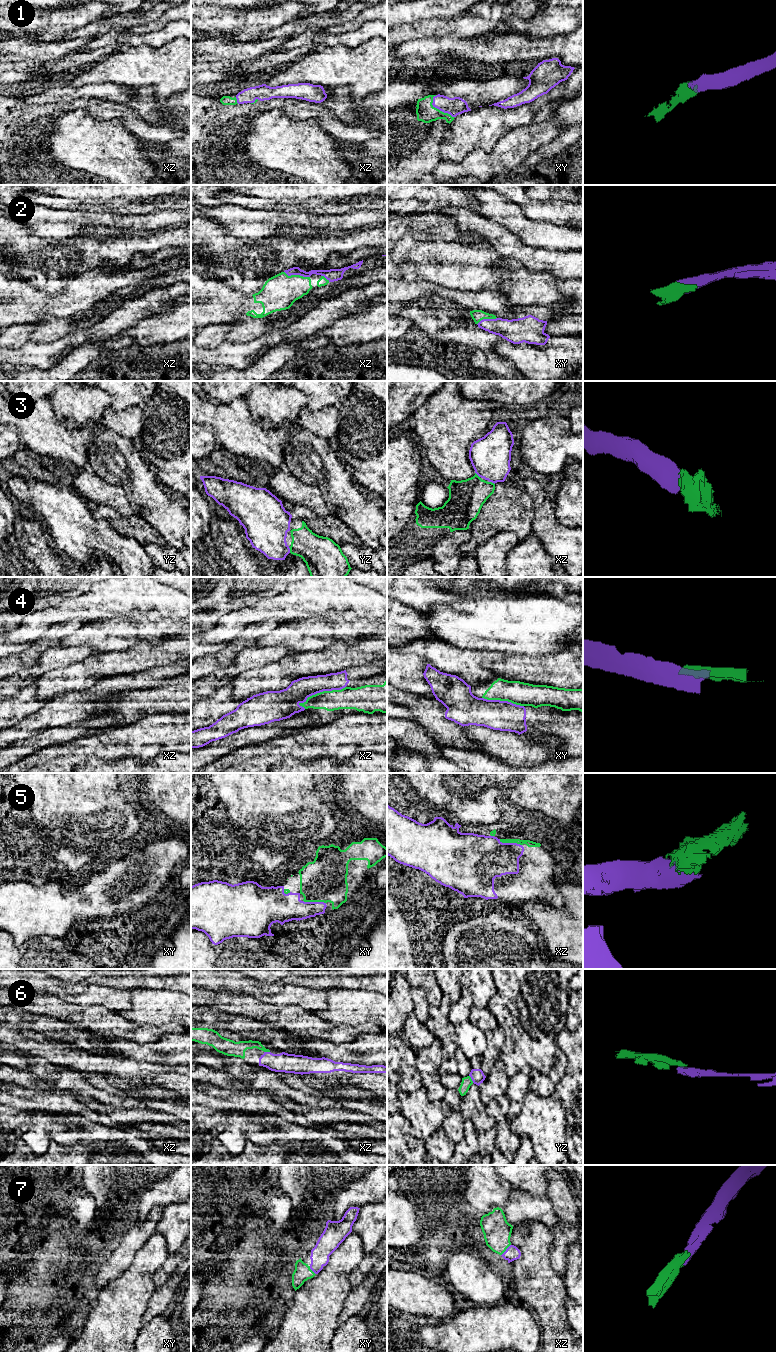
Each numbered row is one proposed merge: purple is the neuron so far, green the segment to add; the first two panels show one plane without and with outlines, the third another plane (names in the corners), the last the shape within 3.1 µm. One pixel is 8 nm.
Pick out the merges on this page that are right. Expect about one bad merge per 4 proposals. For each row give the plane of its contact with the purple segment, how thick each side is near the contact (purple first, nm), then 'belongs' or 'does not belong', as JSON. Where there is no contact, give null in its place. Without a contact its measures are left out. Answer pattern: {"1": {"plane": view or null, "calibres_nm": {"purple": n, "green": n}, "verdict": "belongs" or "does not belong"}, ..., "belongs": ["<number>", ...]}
{"1": {"plane": "xy", "calibres_nm": {"purple": 140, "green": 150}, "verdict": "belongs"}, "2": {"plane": "xz", "calibres_nm": {"purple": 80, "green": 280}, "verdict": "belongs"}, "3": {"plane": "yz", "calibres_nm": {"purple": 340, "green": 280}, "verdict": "belongs"}, "4": {"plane": "xz", "calibres_nm": {"purple": 180, "green": 180}, "verdict": "does not belong"}, "5": {"plane": "xz", "calibres_nm": {"purple": 360, "green": 50}, "verdict": "belongs"}, "6": {"plane": "yz", "calibres_nm": {"purple": 110, "green": 80}, "verdict": "belongs"}, "7": {"plane": "xz", "calibres_nm": {"purple": 120, "green": 220}, "verdict": "belongs"}, "belongs": ["1", "2", "3", "5", "6", "7"]}

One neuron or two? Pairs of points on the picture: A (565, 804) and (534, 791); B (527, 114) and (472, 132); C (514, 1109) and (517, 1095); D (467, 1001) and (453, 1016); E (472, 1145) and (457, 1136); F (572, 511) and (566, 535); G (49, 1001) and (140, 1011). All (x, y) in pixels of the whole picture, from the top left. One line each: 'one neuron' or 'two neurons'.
A: one neuron
B: one neuron
C: one neuron
D: one neuron
E: two neurons
F: two neurons
G: two neurons

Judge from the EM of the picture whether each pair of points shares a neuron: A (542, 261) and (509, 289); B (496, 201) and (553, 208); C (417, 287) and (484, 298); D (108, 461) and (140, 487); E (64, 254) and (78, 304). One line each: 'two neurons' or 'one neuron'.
A: two neurons
B: two neurons
C: one neuron
D: one neuron
E: two neurons

